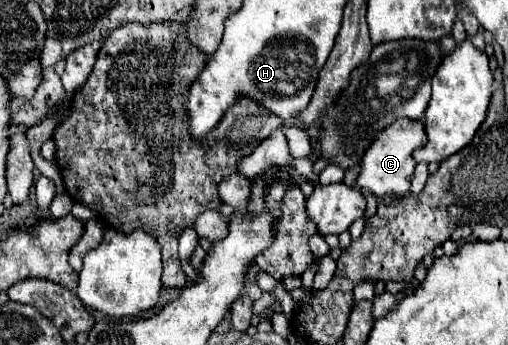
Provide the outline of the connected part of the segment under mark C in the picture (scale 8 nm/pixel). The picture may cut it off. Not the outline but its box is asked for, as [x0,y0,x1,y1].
[356,118,426,200]

